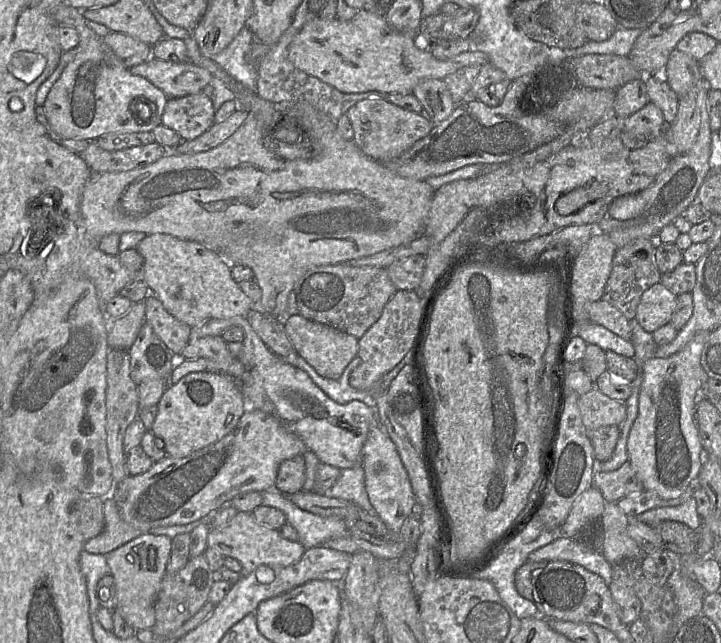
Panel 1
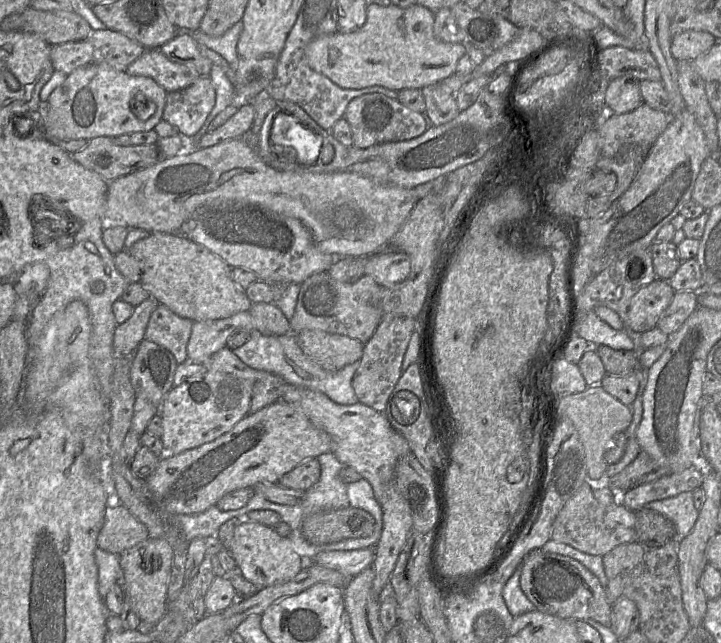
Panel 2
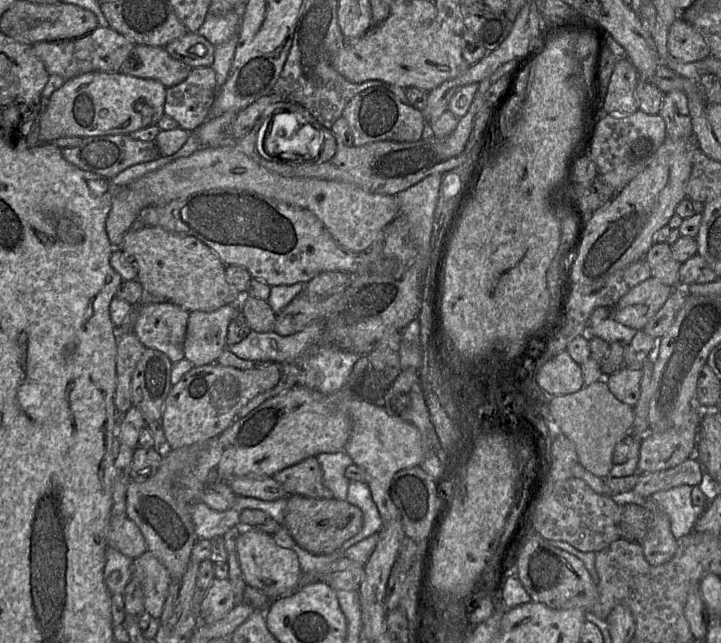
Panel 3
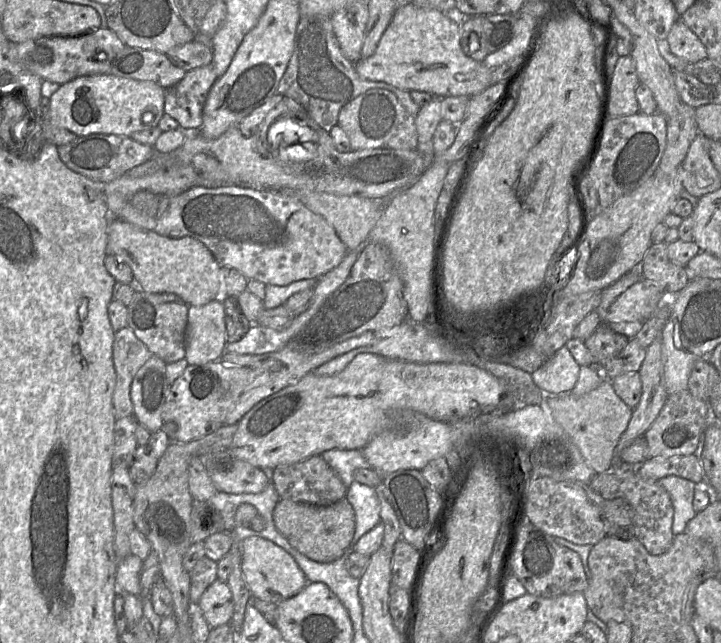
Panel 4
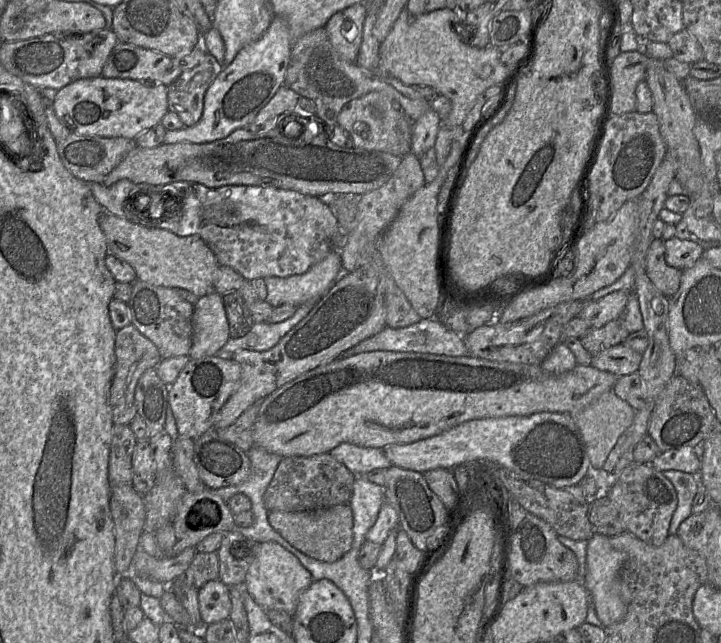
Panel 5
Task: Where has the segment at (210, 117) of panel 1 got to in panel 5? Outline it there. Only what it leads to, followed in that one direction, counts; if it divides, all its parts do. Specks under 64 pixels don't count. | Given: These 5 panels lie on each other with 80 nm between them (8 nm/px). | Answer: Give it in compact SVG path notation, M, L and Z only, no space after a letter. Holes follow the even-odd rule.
M206 52L199 65L184 71L168 85L168 111L177 114L184 126L194 126L199 122L205 93L223 68L213 55Z

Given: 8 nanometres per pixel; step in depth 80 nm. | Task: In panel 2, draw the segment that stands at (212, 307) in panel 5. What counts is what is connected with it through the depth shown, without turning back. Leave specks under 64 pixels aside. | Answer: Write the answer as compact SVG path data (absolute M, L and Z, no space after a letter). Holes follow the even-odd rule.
M248 311L238 312L223 319L195 321L187 345L187 356L192 362L205 362L227 346L227 339L236 329L251 331L253 320Z

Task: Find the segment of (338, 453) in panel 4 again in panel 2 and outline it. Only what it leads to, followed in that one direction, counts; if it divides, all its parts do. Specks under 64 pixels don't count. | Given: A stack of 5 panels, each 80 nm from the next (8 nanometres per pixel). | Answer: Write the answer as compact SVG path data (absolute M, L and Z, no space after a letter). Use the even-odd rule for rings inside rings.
M331 452L321 454L317 461L320 465L320 478L309 490L305 491L305 496L302 502L298 505L304 511L304 516L311 512L319 512L323 510L334 510L349 507L349 500L347 496L347 484L345 484L339 477L343 464Z

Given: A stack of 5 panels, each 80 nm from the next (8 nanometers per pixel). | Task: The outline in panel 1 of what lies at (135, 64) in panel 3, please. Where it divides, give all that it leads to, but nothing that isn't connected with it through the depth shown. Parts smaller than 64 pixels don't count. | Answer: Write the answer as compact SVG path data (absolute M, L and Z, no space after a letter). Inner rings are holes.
M151 57L146 62L129 68L161 89L168 98L178 98L202 92L213 75L204 67L191 62L174 63Z

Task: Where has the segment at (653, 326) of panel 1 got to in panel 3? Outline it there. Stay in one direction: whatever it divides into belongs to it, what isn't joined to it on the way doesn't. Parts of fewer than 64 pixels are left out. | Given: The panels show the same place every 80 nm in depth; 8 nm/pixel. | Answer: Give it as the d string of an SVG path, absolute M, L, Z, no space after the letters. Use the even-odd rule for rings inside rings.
M650 277L621 297L612 308L612 318L625 326L642 330L664 305L673 289Z

